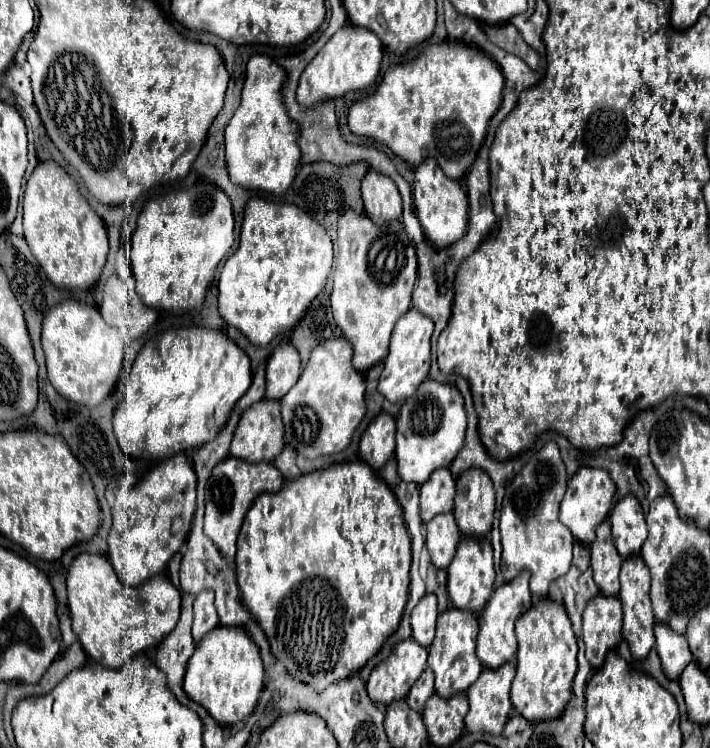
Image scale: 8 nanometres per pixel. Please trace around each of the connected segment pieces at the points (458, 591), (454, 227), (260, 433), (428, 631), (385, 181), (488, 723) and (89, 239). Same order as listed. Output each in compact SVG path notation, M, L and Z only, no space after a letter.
M465 536L459 544L459 552L455 554L455 560L447 568L447 592L453 606L459 610L469 610L473 614L479 614L493 592L493 582L495 582L493 548L489 540Z
M427 158L423 164L415 168L415 182L413 182L413 200L417 208L417 218L425 232L425 238L435 244L437 248L447 248L461 240L467 230L467 194L457 180L451 180L443 174L443 170L435 164L435 160Z
M261 400L243 412L233 434L231 456L255 464L273 462L283 446L281 406L275 400Z
M425 594L411 614L413 626L413 640L421 646L429 646L435 638L435 622L437 622L437 596Z
M369 170L361 184L365 214L369 214L375 224L385 224L401 218L401 196L389 176Z
M503 664L495 670L483 668L481 676L467 690L469 712L465 716L465 726L469 732L503 732L511 712L509 688L513 676L513 664Z
M53 162L37 164L37 168L27 180L25 196L23 196L23 238L31 254L43 268L45 276L57 288L89 290L97 284L107 258L107 230L103 226L103 220L93 212L89 202L79 194L75 180Z

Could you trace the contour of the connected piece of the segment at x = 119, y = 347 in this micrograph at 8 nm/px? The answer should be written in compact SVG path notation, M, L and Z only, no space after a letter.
M65 300L47 312L43 320L41 344L47 356L47 374L53 388L73 404L95 408L117 384L123 350L129 340L121 336L117 328L107 326L95 306L77 300Z

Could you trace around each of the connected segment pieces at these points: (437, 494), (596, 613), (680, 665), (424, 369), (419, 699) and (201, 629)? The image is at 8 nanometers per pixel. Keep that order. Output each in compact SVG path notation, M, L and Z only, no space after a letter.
M439 468L431 478L421 486L421 504L419 516L427 524L435 514L451 512L455 498L455 478L449 468Z
M595 596L583 612L583 640L585 656L591 668L599 668L609 650L621 642L623 610L619 598Z
M657 622L655 624L655 638L657 638L657 654L661 658L661 666L667 678L677 680L683 672L683 668L693 660L693 654L689 650L687 638L667 628L667 624Z
M411 308L395 326L391 336L391 348L385 358L385 368L379 378L377 390L395 404L401 404L409 396L415 394L419 384L429 374L429 362L431 362L431 334L433 334L433 322L423 316L417 308Z
M427 668L421 676L419 676L419 680L413 684L413 688L409 690L409 694L407 694L407 704L415 710L415 712L423 712L423 708L425 708L425 702L433 696L433 692L435 692L435 688L433 688L433 672Z
M203 590L195 598L195 620L193 620L193 638L199 642L207 632L219 626L217 610L215 610L215 592Z

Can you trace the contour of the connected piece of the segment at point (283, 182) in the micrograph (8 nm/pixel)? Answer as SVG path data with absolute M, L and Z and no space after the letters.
M253 56L247 64L247 78L241 94L241 104L225 130L225 164L231 182L249 190L263 190L269 194L283 194L299 166L299 128L289 120L287 108L283 104L281 86L287 80L285 70L281 70L267 56Z

